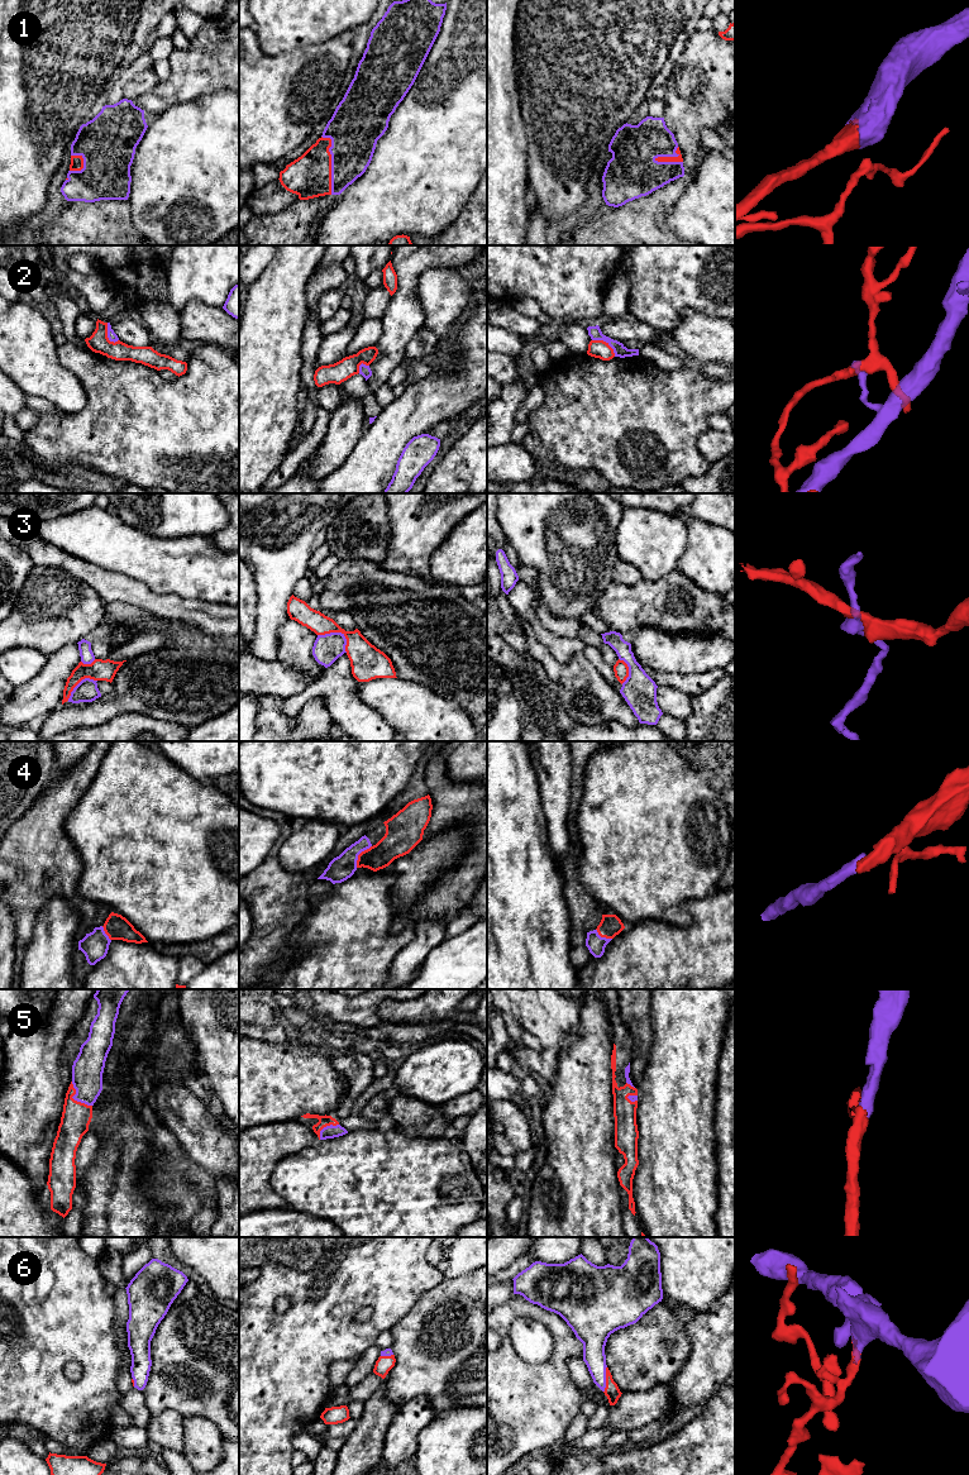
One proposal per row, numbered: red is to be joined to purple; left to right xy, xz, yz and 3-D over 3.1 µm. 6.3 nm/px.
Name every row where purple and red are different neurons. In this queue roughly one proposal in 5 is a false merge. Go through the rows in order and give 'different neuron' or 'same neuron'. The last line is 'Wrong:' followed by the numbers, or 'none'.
1: same neuron
2: different neuron
3: different neuron
4: same neuron
5: same neuron
6: same neuron
Wrong: 2, 3

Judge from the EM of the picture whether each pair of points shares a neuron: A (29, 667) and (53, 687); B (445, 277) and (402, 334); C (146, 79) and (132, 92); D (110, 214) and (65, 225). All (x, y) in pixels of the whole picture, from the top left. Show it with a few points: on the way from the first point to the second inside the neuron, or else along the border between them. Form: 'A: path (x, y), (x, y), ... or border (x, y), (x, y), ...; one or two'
A: border (48, 657), (44, 667), (37, 674), (14, 688); two
B: border (419, 278), (419, 300), (424, 325); two
C: path (142, 82), (135, 89); one
D: path (99, 225), (76, 225); one

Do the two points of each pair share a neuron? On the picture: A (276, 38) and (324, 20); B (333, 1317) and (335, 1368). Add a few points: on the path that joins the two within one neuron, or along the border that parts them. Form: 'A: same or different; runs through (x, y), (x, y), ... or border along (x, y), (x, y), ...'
A: same; runs through (287, 27), (294, 20), (313, 20)
B: different; border along (359, 1355), (335, 1360), (329, 1366), (330, 1389)

